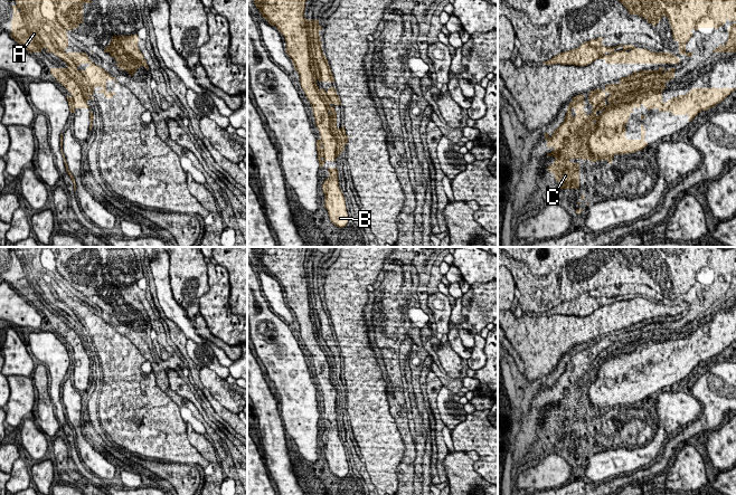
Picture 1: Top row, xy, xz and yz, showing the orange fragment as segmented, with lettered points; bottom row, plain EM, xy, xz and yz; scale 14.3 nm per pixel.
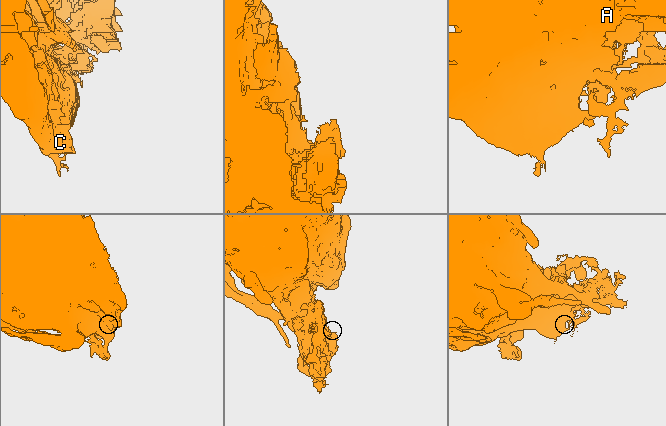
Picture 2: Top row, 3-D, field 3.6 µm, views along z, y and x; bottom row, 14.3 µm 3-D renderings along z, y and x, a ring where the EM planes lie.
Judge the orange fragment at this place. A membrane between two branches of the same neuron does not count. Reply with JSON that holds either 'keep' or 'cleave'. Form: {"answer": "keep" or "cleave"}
{"answer": "keep"}

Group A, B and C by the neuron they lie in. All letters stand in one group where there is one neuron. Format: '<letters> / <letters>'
A B C

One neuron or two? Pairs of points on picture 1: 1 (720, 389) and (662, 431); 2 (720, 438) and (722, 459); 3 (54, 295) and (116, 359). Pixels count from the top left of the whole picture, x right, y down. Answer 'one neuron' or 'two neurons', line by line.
1: two neurons
2: one neuron
3: one neuron

